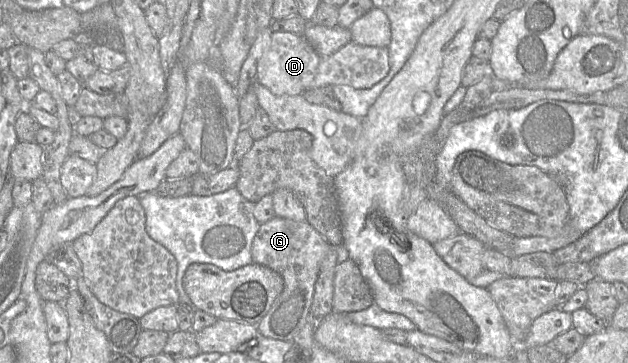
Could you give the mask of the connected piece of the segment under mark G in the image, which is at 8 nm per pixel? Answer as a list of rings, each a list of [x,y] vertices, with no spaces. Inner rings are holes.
[[[274,216],[260,225],[252,243],[253,263],[266,266],[280,274],[284,289],[270,310],[257,325],[261,335],[282,341],[292,341],[311,319],[311,305],[320,265],[332,246],[307,222]]]

